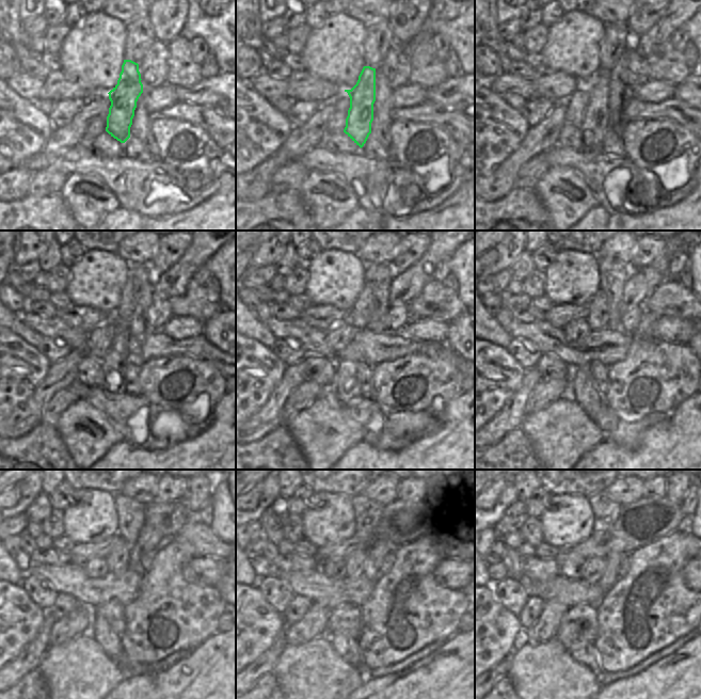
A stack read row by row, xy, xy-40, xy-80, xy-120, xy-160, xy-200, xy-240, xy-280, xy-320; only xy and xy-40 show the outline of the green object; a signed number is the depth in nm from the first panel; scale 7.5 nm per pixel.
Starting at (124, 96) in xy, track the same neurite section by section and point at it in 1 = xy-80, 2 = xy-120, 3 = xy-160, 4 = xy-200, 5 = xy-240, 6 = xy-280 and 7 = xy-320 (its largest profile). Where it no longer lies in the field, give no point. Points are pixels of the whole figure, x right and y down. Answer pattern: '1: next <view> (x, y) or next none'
1: next xy-80 (594, 126)
2: next xy-120 (113, 364)
3: next xy-160 (346, 384)
4: next xy-200 (587, 395)
5: next xy-240 (110, 641)
6: next xy-280 (347, 648)
7: next xy-320 (585, 653)

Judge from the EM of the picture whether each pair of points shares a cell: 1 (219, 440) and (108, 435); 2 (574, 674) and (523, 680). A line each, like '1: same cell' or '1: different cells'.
1: different cells
2: same cell

